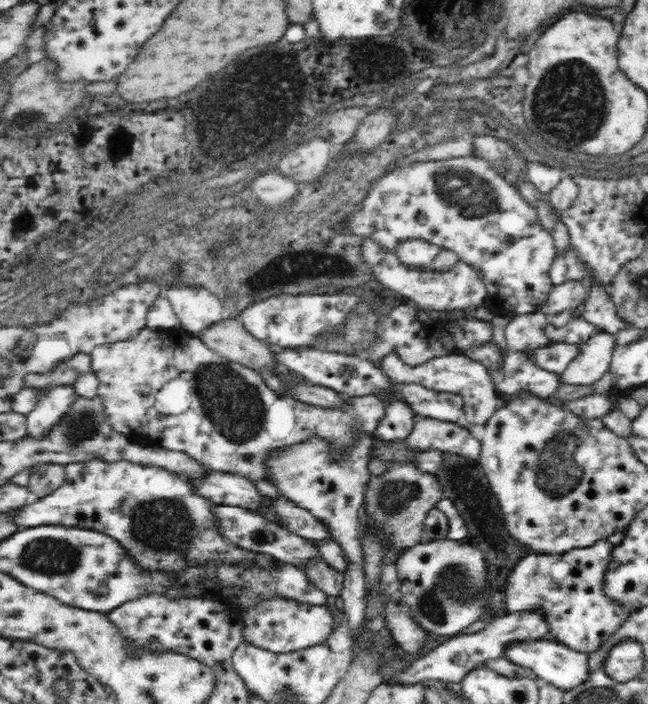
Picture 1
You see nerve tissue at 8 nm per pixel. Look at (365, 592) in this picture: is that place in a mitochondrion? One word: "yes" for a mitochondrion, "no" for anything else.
no

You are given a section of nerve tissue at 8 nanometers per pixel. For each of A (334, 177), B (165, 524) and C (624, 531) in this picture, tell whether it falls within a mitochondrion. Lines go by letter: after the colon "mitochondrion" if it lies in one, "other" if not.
A: other
B: mitochondrion
C: other

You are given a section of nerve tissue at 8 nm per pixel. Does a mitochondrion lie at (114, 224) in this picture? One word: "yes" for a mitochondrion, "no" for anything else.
yes

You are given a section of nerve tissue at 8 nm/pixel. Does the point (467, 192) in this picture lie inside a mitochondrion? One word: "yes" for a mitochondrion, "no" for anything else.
yes

